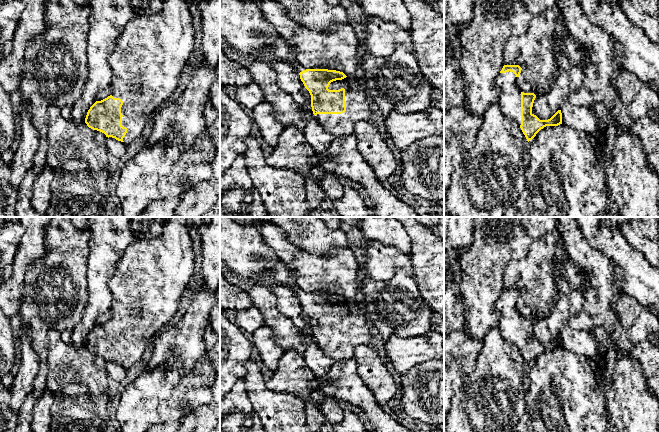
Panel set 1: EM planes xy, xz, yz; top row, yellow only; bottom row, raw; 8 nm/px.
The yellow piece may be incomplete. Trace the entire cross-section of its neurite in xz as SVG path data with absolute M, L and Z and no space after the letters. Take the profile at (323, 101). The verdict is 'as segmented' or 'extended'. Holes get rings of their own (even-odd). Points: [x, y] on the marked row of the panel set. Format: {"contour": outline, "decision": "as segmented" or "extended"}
{"contour": "M282 37L269 45L268 51L275 61L286 62L296 68L311 95L313 114L335 137L354 133L354 127L359 121L367 121L371 117L368 105L370 99L362 80L353 76L347 77L336 70L307 69L300 66L295 59L295 53Z", "decision": "extended"}

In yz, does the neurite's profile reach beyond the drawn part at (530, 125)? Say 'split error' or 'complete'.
split error

